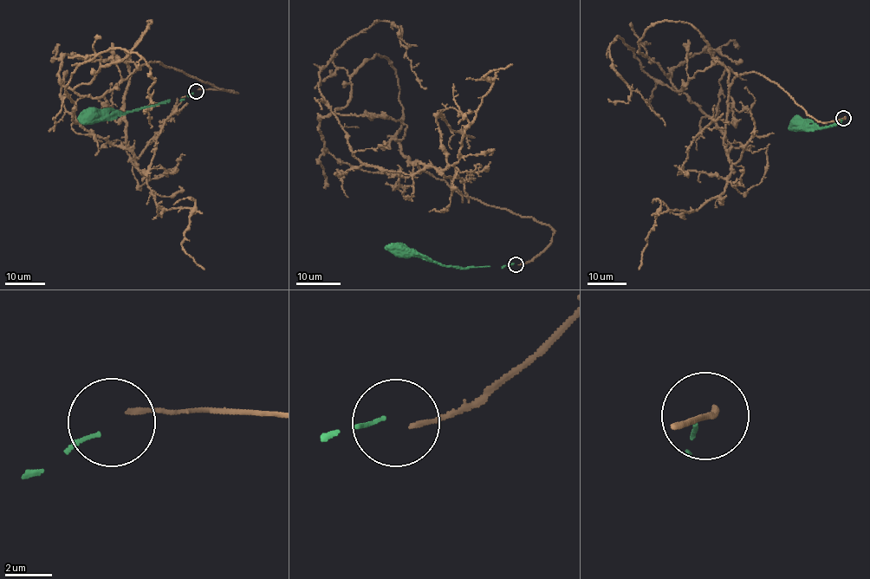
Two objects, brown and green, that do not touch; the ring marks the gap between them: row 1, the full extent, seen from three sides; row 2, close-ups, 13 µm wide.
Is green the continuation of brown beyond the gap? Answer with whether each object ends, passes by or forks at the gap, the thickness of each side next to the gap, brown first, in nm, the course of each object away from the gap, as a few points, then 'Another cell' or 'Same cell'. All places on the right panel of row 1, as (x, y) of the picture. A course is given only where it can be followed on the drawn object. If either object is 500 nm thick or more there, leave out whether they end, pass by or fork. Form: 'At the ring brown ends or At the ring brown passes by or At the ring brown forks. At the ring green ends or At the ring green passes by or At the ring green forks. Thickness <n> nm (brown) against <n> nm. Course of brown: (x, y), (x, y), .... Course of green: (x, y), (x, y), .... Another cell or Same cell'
At the ring brown ends. At the ring green ends. Thickness 220 nm (brown) against 150 nm. Course of brown: (844, 117), (818, 120), (741, 74), (728, 150), (717, 121), (618, 37), (612, 67), (665, 126). Course of green: (841, 120), (840, 125), (835, 123), (821, 127), (797, 124). Same cell

